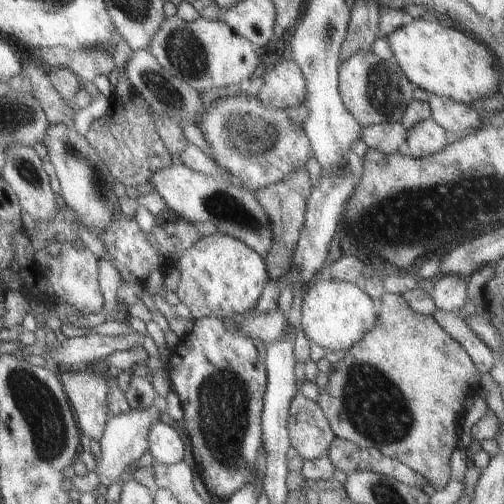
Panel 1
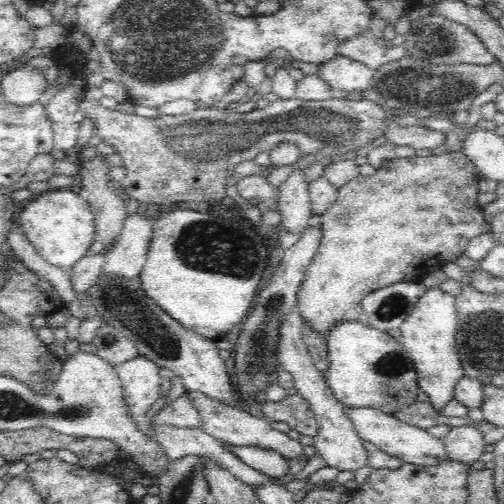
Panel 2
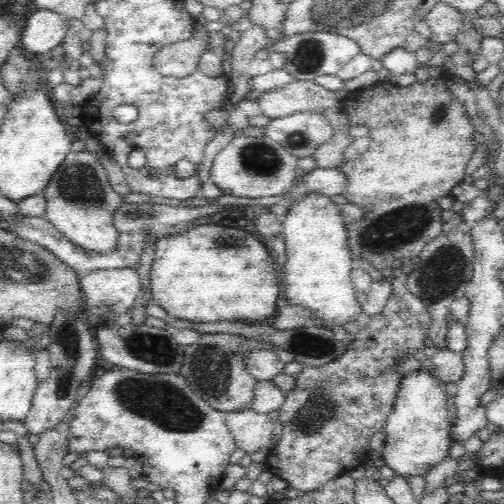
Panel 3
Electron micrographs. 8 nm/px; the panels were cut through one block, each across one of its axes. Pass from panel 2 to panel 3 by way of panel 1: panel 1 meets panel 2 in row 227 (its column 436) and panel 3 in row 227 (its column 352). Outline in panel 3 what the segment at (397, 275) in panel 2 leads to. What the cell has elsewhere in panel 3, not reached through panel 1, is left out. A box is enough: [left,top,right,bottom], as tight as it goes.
[340,78,476,278]

